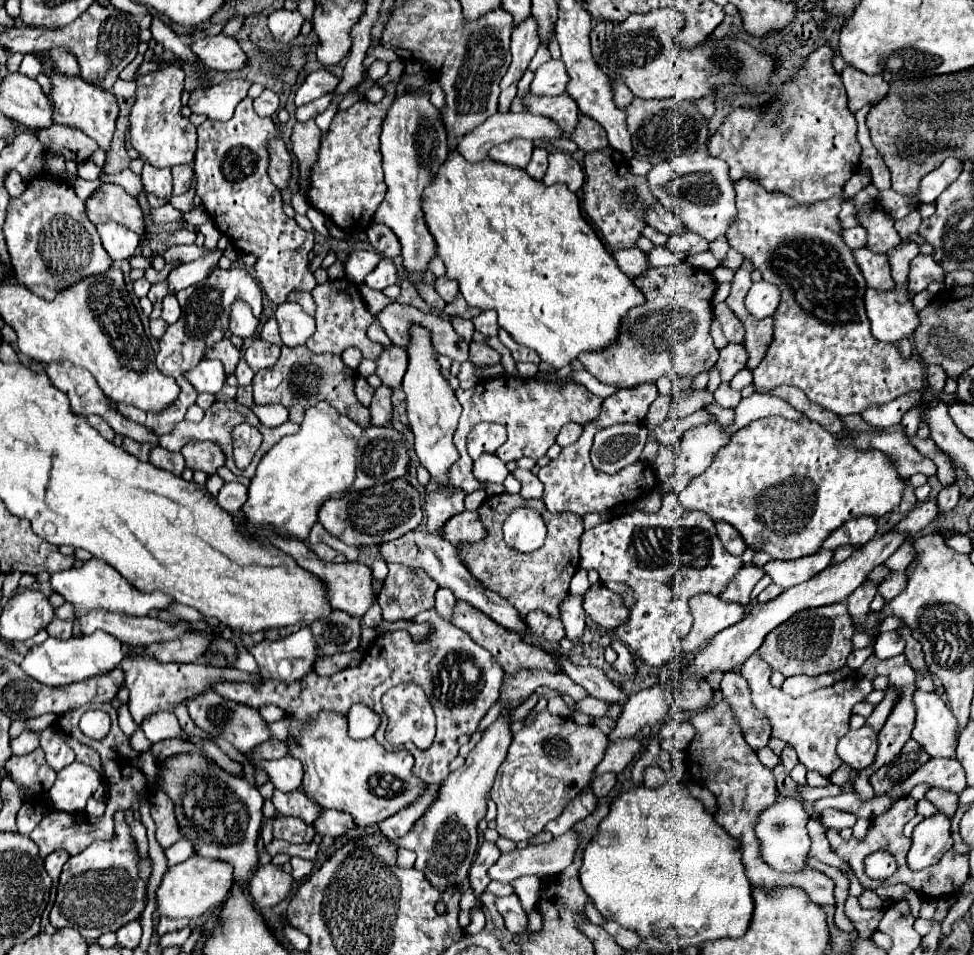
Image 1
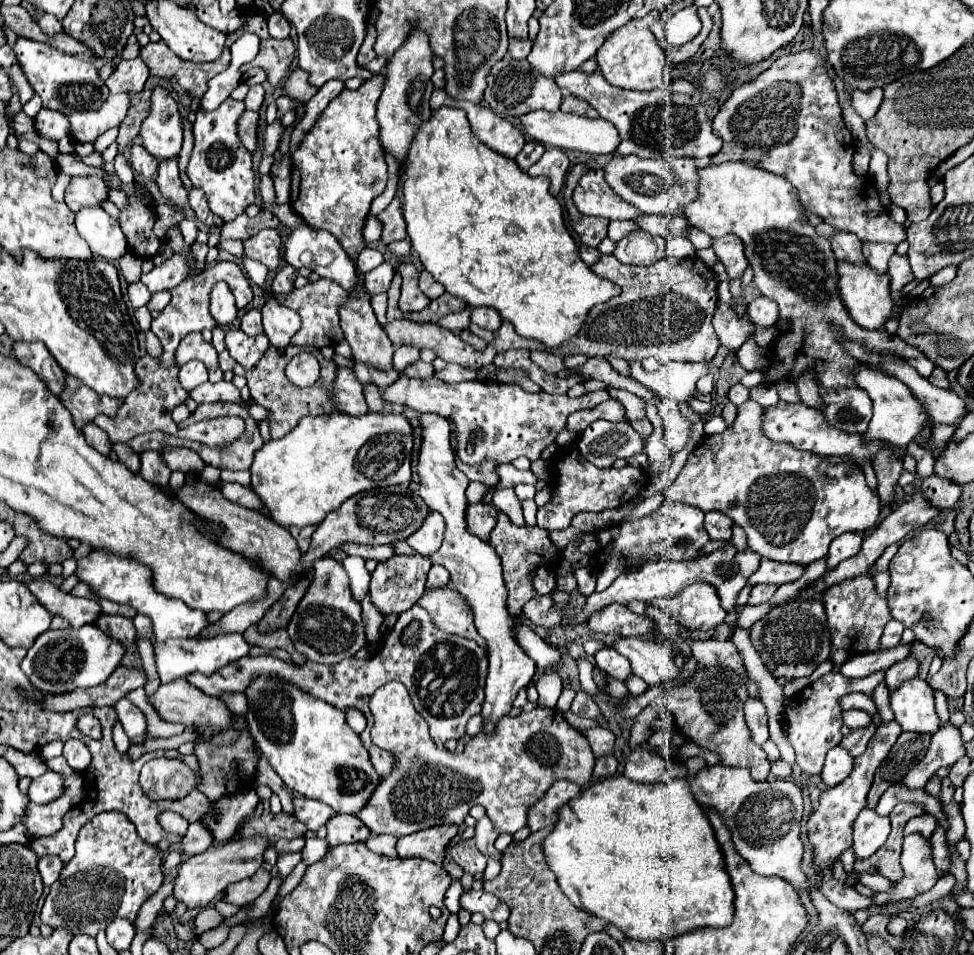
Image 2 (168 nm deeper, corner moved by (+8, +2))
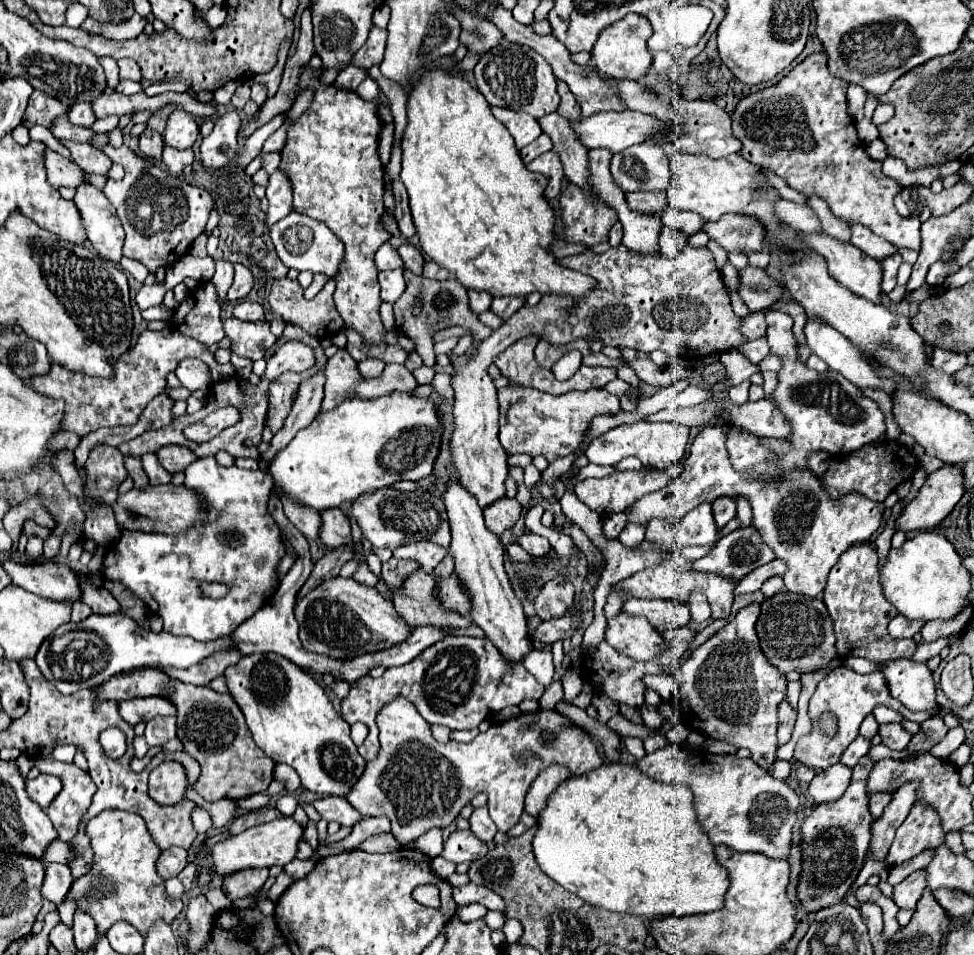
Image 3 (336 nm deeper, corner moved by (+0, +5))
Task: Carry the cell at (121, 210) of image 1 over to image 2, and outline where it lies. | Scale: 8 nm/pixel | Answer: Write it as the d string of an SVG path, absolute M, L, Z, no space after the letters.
M70 177L70 185L66 189L66 205L76 213L86 205L100 205L106 199L106 183L100 177Z

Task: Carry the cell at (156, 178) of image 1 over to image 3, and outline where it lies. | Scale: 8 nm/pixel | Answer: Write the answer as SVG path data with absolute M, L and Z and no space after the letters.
M144 130L140 134L140 152L150 158L150 160L160 160L162 156L162 136L158 132L152 132L152 130Z

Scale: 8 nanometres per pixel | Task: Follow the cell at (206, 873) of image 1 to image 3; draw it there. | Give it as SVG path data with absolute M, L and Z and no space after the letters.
M276 818L272 822L248 828L238 836L230 836L212 848L214 874L218 874L220 878L226 878L246 868L272 868L272 866L282 868L294 858L298 850L298 840L302 838L302 834L304 834L304 828L294 818Z

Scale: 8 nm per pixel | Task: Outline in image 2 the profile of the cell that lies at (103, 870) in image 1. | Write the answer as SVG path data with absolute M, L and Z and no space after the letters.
M106 811L92 817L92 821L80 829L74 859L64 865L62 877L50 887L40 915L42 923L54 929L66 925L72 933L90 933L92 937L96 937L98 931L106 929L110 917L124 917L134 923L144 901L162 885L162 859L164 853L156 845L142 841L134 829L134 823L124 813Z

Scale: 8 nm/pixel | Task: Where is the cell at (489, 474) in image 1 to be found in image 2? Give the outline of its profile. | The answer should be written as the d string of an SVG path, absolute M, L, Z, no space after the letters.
M510 463L508 465L502 465L498 467L498 473L500 473L500 485L498 487L508 487L508 485L518 485L518 483L530 483L530 485L536 485L538 479L532 471L518 471L516 467L512 467Z

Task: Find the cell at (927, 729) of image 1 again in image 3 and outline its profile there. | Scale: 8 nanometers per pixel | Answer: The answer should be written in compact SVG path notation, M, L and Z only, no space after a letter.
M906 658L886 662L882 670L888 688L896 700L900 700L912 712L932 712L938 710L936 684L932 672L926 664L910 662Z

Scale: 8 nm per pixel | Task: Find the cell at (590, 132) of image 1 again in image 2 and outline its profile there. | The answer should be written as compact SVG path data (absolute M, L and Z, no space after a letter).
M566 95L566 97L562 99L560 111L578 113L578 115L586 115L586 117L598 117L598 113L596 113L594 107L590 107L586 101L582 101L582 99L578 99L578 97L572 97L572 95Z

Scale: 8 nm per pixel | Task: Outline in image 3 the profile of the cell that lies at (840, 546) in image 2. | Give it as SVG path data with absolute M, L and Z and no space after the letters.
M866 542L858 546L850 546L846 554L832 566L822 600L830 612L836 632L836 648L838 656L862 656L868 660L892 660L892 658L910 658L916 650L916 642L908 640L894 640L886 626L898 614L898 610L886 600L882 594L880 584L880 570L878 570L878 554Z

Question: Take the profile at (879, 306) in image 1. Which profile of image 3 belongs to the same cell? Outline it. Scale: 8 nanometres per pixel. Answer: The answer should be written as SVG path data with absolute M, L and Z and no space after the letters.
M804 234L804 236L806 236L808 246L812 246L814 252L818 252L826 258L830 276L838 284L846 286L852 294L858 294L858 296L874 302L874 304L882 304L882 266L880 266L880 262L876 262L870 256L862 254L862 250L858 250L856 246L838 242L830 236L826 236L826 234Z

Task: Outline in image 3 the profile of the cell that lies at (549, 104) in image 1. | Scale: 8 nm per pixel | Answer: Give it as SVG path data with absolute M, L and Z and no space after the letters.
M502 40L494 50L486 52L476 68L474 76L478 82L478 90L488 100L490 106L508 108L514 112L526 112L534 118L542 118L550 112L556 112L560 106L560 96L556 92L556 76L552 66L534 50L526 46L518 46Z

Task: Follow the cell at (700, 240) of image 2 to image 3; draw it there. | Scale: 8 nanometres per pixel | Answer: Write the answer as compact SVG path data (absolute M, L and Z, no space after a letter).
M668 208L666 214L662 216L662 222L666 222L666 226L674 228L674 230L680 230L682 234L686 236L692 236L696 232L702 230L702 226L706 224L702 216L694 214L694 212L684 212L684 210L674 210L674 208Z

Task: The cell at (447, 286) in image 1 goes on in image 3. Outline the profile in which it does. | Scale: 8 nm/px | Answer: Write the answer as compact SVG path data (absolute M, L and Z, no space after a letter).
M428 260L424 264L424 278L430 278L430 280L446 280L446 278L450 278L450 272L444 270L442 266L438 266L436 262Z

